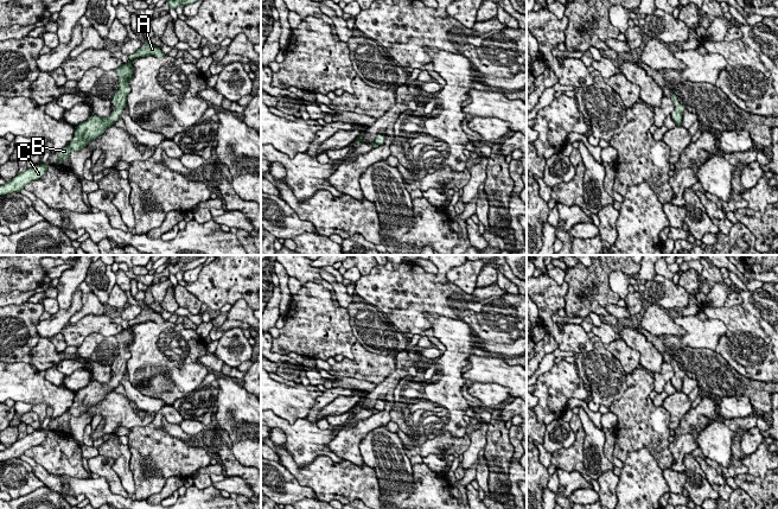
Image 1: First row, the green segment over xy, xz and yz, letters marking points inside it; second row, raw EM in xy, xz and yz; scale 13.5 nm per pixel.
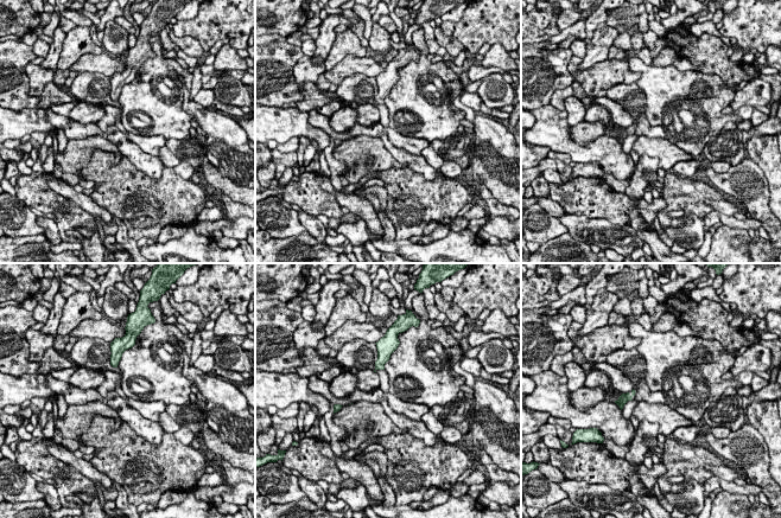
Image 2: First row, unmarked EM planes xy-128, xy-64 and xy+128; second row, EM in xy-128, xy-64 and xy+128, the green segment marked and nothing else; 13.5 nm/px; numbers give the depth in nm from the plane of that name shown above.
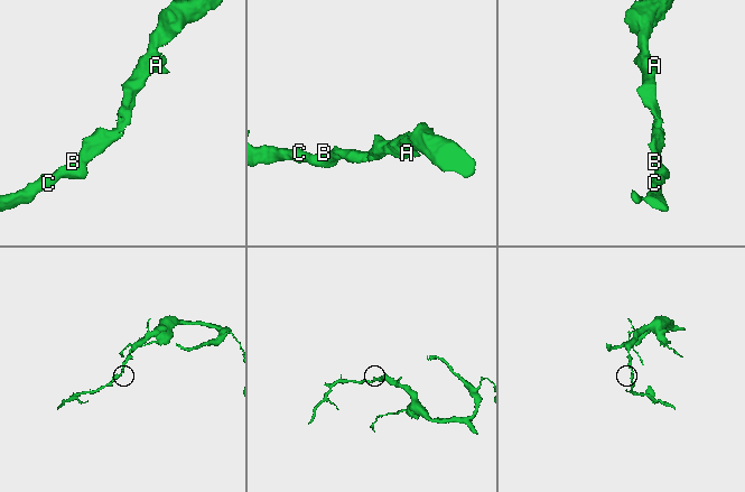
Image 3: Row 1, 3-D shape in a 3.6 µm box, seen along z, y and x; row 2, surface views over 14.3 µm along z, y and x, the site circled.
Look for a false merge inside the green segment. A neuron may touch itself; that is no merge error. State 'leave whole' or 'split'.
leave whole

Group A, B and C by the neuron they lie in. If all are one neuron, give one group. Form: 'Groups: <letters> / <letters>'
Groups: A B C

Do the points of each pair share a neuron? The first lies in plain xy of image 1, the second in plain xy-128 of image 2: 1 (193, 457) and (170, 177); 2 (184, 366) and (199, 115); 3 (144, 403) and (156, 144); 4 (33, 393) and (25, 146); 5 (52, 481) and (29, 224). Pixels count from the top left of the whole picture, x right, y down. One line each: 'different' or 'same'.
1: same
2: different
3: same
4: different
5: different

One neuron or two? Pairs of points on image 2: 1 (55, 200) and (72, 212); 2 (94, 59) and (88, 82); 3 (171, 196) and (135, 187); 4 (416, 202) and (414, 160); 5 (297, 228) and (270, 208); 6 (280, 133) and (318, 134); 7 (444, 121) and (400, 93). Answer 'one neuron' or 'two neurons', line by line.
1: two neurons
2: two neurons
3: one neuron
4: two neurons
5: one neuron
6: one neuron
7: one neuron

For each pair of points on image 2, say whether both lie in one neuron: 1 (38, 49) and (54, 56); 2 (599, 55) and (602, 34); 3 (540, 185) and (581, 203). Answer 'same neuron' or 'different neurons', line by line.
1: different neurons
2: same neuron
3: different neurons

